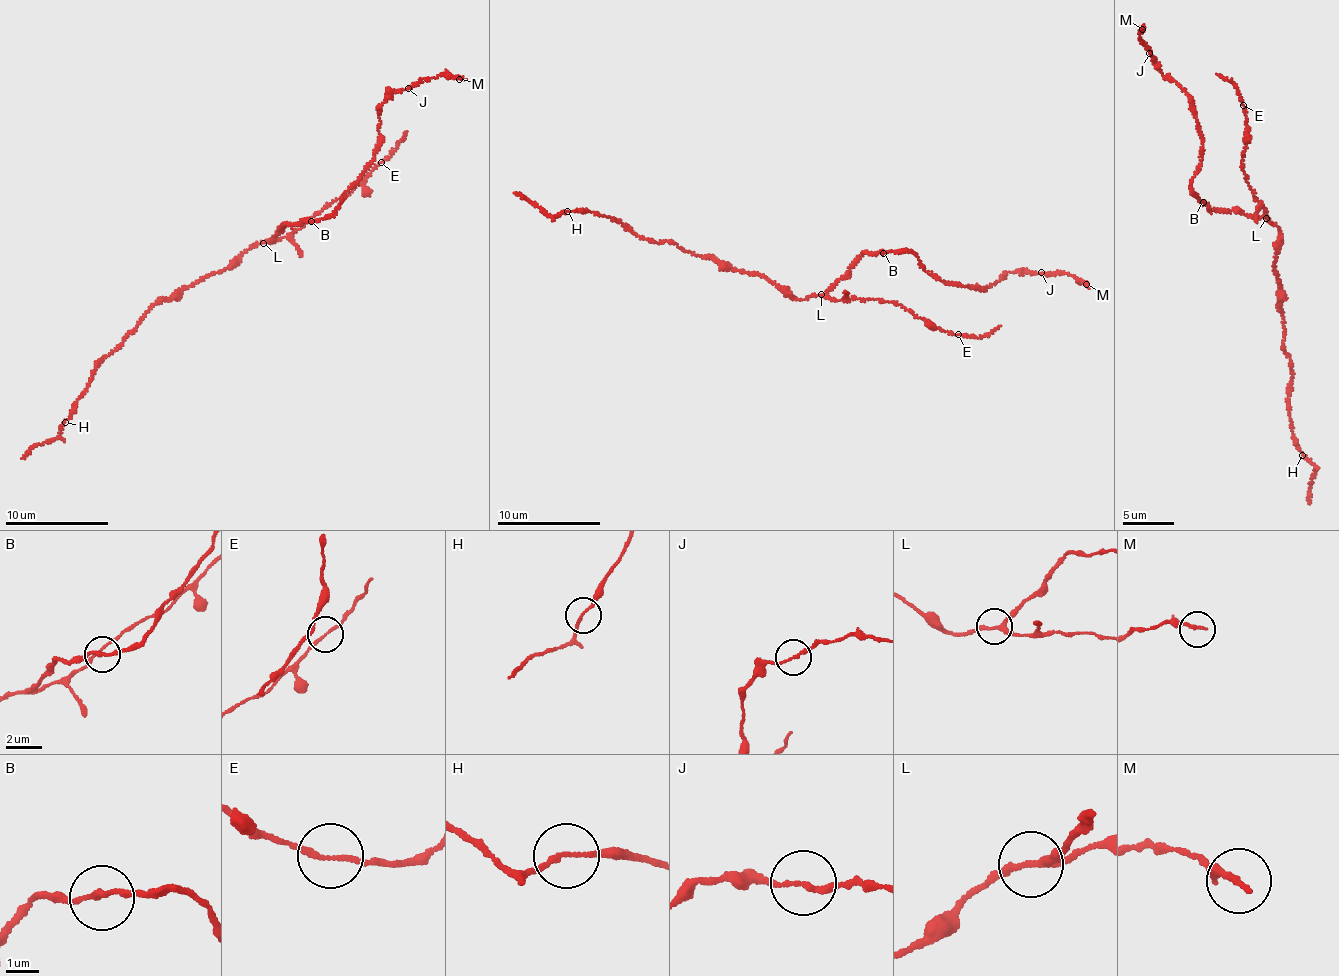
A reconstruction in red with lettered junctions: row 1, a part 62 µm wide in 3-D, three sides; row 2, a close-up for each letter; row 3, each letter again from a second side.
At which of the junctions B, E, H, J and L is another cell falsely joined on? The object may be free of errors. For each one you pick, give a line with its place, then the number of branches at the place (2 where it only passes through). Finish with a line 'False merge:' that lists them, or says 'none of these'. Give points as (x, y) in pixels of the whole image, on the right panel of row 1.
J: Place: (1149, 53). Branches: 2
False merge: J

